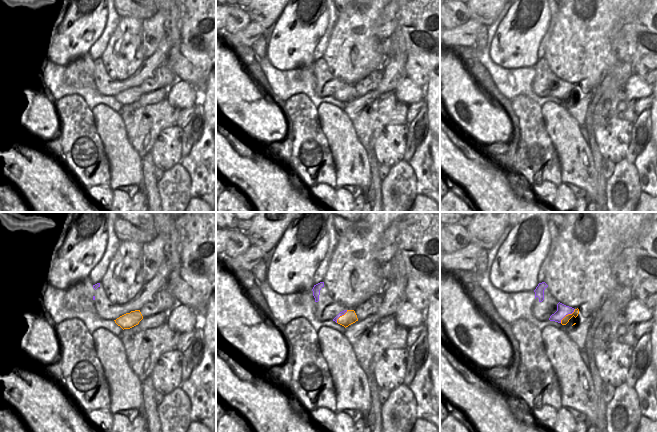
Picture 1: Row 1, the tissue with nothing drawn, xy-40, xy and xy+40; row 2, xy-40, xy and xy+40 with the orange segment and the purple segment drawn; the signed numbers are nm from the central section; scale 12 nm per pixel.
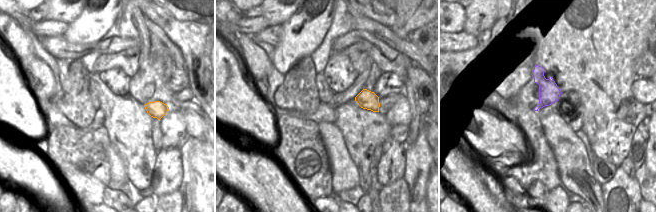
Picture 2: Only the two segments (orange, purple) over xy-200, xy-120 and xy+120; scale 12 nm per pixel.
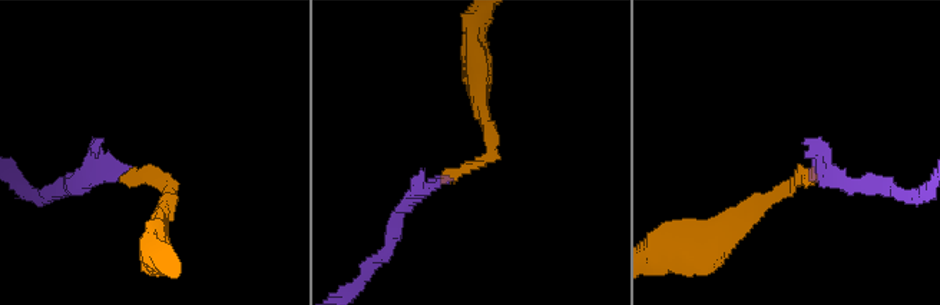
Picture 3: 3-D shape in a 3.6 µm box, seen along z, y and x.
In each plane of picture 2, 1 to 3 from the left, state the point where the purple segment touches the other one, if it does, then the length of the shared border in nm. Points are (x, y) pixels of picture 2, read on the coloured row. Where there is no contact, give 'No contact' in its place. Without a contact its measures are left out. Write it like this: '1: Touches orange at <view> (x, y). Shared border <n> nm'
1: No contact
2: No contact
3: No contact

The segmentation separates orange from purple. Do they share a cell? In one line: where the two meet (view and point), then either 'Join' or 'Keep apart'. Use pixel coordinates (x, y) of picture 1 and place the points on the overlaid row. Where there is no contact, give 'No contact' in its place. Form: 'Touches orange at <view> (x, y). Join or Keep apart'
Touches orange at xy+40 (568, 314). Join

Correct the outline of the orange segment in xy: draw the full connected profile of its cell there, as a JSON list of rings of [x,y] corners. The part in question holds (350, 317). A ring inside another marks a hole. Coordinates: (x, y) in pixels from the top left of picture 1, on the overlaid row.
[[[344,310],[340,312],[334,319],[336,323],[344,326],[345,328],[349,325],[358,321],[357,315],[354,310]]]

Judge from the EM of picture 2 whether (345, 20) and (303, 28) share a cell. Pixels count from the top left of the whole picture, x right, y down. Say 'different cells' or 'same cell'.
different cells

